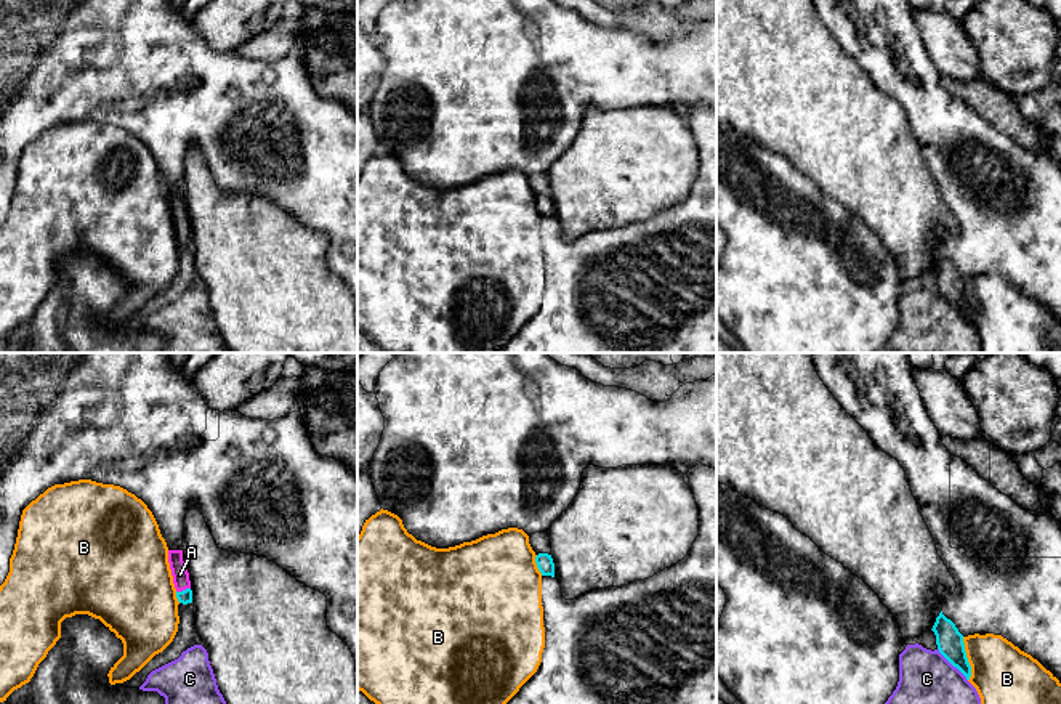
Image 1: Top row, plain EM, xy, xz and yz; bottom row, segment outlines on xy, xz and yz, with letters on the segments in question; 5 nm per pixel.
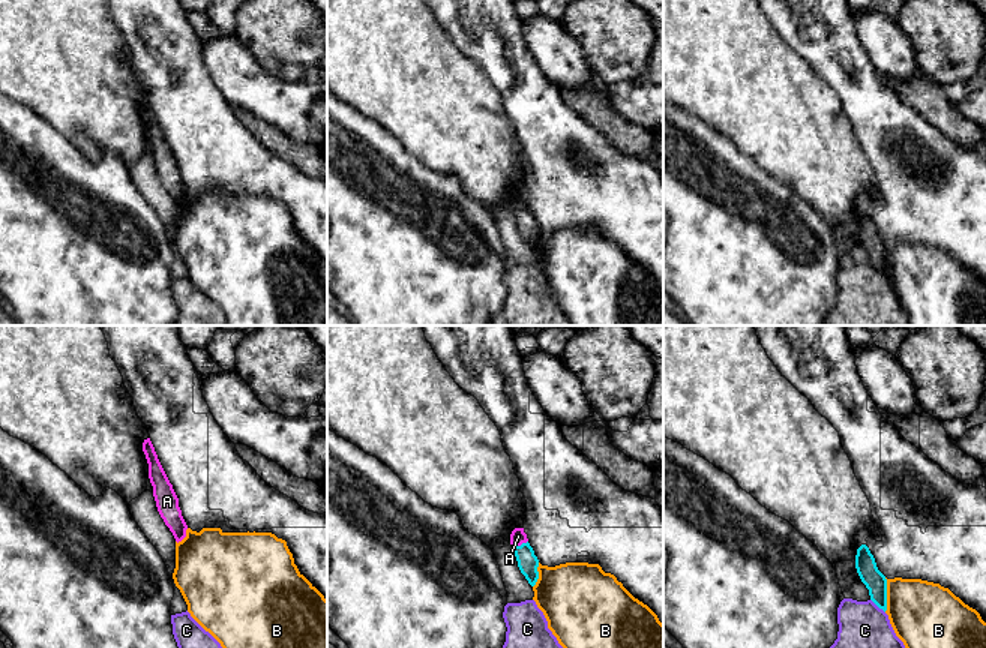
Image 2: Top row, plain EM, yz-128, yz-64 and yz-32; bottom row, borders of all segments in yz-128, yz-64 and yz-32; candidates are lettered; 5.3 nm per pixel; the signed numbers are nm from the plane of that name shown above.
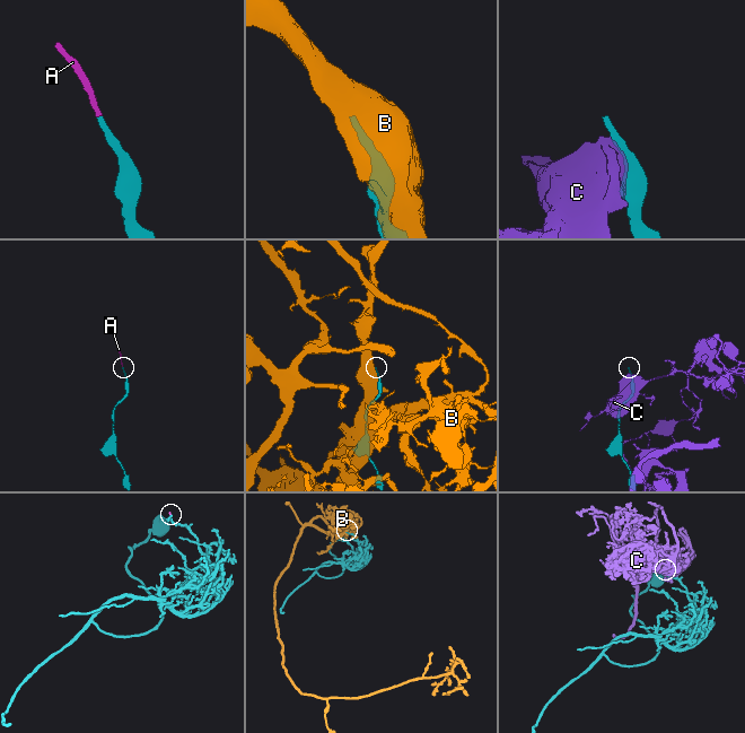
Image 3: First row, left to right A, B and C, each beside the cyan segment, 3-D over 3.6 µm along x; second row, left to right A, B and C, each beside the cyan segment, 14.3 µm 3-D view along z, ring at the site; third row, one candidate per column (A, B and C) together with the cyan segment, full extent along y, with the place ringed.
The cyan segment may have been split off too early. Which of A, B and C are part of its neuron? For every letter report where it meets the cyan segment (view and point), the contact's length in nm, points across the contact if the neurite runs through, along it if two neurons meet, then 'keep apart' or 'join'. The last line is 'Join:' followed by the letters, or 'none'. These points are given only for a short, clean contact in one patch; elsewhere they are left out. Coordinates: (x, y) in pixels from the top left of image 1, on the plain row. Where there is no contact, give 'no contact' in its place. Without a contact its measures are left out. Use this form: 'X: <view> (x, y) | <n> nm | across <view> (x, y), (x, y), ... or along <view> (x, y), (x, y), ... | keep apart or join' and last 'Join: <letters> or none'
A: xy (183, 231) | 80 nm | across xy (185, 238), (183, 231), (180, 215) | join
B: yz (967, 300) | 220 nm | keep apart
C: yz (952, 305) | 220 nm | keep apart
Join: A

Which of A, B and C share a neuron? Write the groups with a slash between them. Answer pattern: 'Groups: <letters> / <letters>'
Groups: A / B / C

